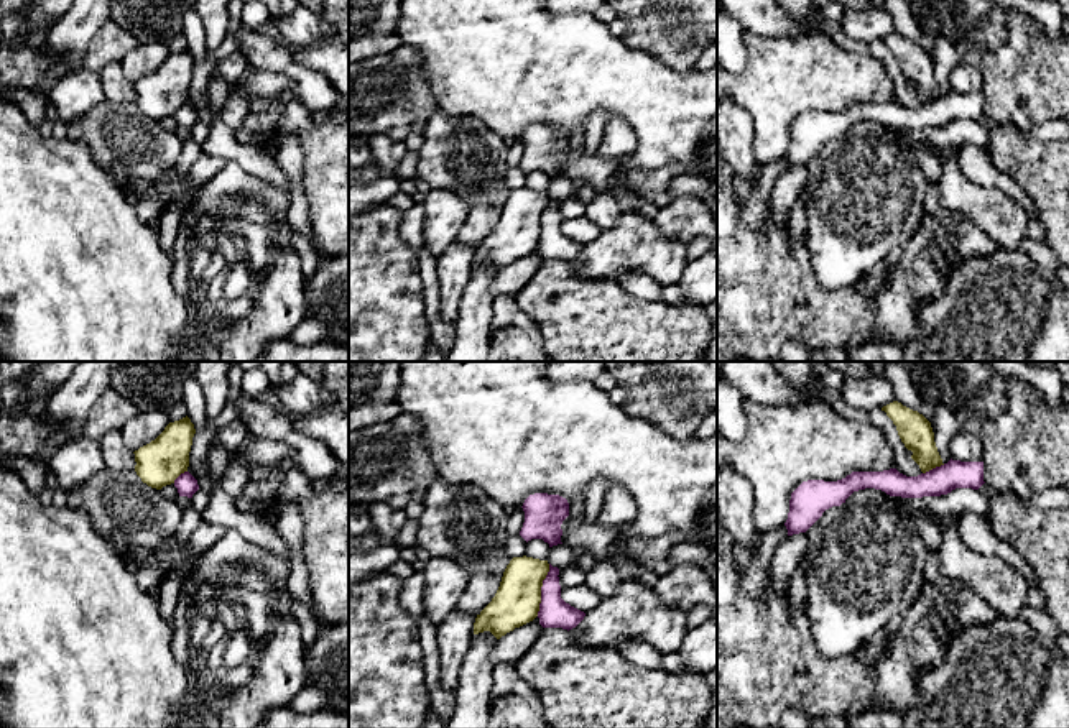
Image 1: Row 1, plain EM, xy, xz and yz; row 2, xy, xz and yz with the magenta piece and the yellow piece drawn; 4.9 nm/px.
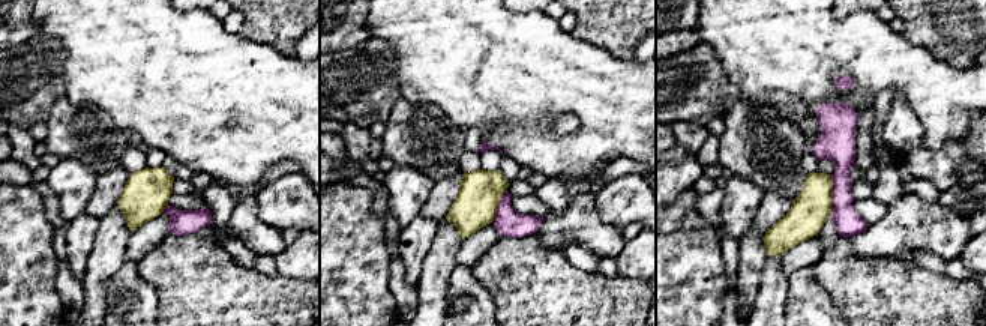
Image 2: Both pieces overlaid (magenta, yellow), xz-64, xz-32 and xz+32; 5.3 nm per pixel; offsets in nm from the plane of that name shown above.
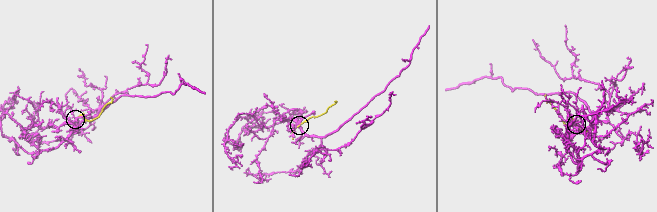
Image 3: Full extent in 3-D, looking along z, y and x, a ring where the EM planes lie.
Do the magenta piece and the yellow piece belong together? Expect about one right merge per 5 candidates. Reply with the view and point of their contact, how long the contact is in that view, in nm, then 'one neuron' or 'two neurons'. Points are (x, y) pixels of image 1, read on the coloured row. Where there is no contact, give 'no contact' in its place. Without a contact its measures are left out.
xz (541, 590) | 260 nm | two neurons

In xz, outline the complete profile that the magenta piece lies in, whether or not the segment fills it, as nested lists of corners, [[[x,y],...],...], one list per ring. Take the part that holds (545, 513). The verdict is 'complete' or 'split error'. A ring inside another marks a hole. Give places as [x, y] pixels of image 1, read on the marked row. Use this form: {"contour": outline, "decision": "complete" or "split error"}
{"contour": [[[534,493],[523,503],[525,523],[520,536],[528,542],[543,539],[549,547],[562,544],[562,521],[569,516],[569,503],[559,495]]], "decision": "complete"}

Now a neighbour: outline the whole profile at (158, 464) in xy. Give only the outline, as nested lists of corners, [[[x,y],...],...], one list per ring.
[[[186,416],[169,422],[150,444],[135,450],[135,472],[151,488],[161,490],[187,472],[194,424]]]

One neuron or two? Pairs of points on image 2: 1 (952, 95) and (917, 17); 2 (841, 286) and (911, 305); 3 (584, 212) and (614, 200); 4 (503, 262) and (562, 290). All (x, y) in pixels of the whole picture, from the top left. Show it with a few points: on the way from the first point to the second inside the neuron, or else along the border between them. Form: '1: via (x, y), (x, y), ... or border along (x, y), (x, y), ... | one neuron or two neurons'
1: border along (905, 38), (955, 66), (970, 65) | two neurons
2: via (859, 287), (893, 305) | one neuron
3: border along (593, 196), (598, 215), (623, 227) | two neurons
4: via (518, 271), (538, 290), (547, 290) | one neuron

